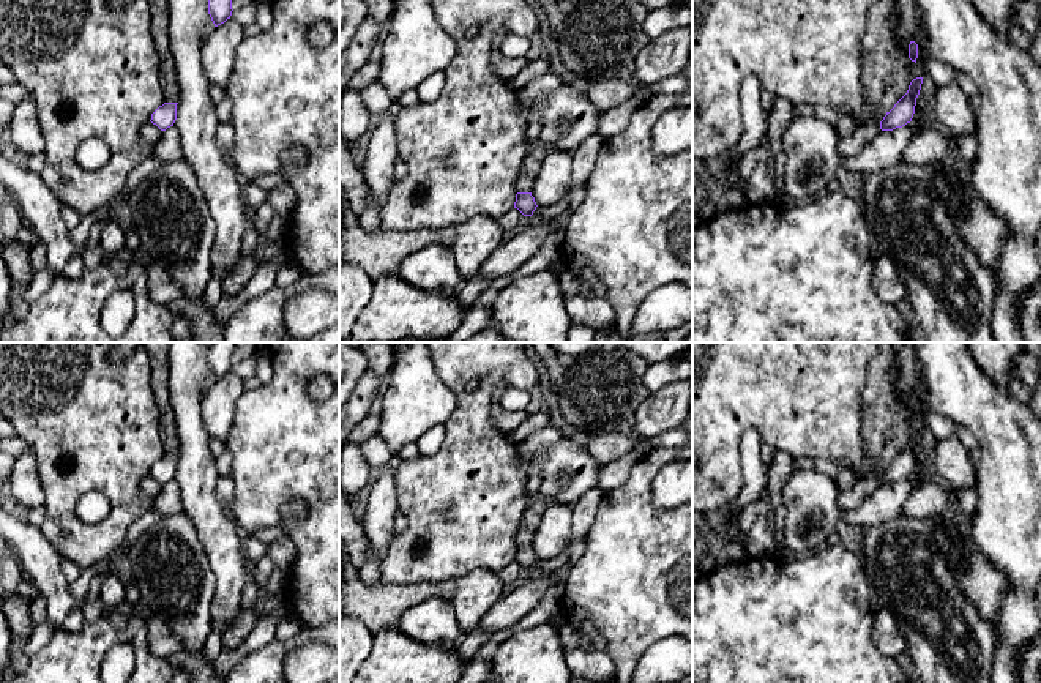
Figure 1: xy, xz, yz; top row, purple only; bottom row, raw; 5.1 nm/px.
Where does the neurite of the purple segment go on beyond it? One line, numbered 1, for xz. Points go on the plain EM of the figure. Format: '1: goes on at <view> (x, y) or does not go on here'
1: does not go on here

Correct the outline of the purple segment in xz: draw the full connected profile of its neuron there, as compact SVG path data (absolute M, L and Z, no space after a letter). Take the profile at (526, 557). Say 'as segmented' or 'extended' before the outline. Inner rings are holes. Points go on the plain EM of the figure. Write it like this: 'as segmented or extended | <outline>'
as segmented | M517 546L514 562L517 562L524 569L532 569L536 563L536 555L532 546Z

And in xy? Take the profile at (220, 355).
as segmented | M213 342L208 349L208 368L215 380L224 377L232 369L232 353L237 342Z

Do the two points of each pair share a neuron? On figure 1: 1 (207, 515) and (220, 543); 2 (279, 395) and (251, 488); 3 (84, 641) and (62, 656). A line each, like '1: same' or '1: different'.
1: same
2: same
3: same

